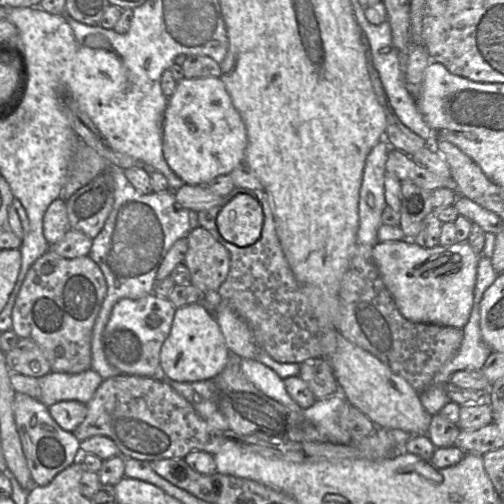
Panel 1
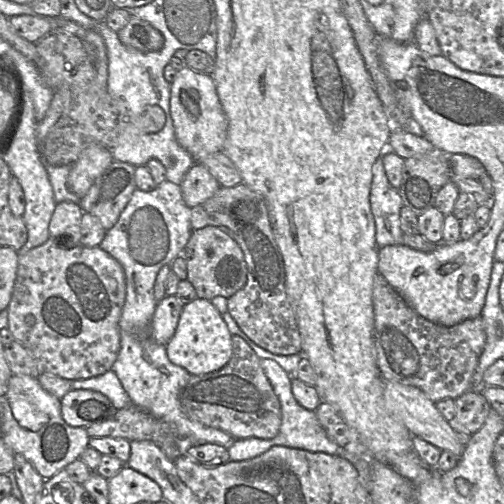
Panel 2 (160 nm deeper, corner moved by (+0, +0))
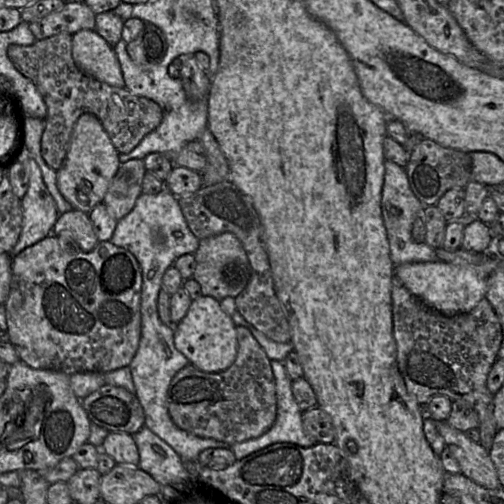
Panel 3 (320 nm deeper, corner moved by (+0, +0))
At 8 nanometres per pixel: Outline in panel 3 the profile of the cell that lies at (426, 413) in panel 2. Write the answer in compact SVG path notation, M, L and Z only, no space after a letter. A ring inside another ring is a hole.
M447 420L436 421L436 428L443 436L446 446L457 458L461 473L483 487L502 487L490 454L480 443L469 439L464 432L451 426Z

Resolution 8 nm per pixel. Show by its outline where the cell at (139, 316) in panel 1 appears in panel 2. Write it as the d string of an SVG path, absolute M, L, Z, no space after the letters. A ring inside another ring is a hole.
M175 295L165 296L157 302L150 324L151 336L156 342L168 343L175 332L183 306Z

